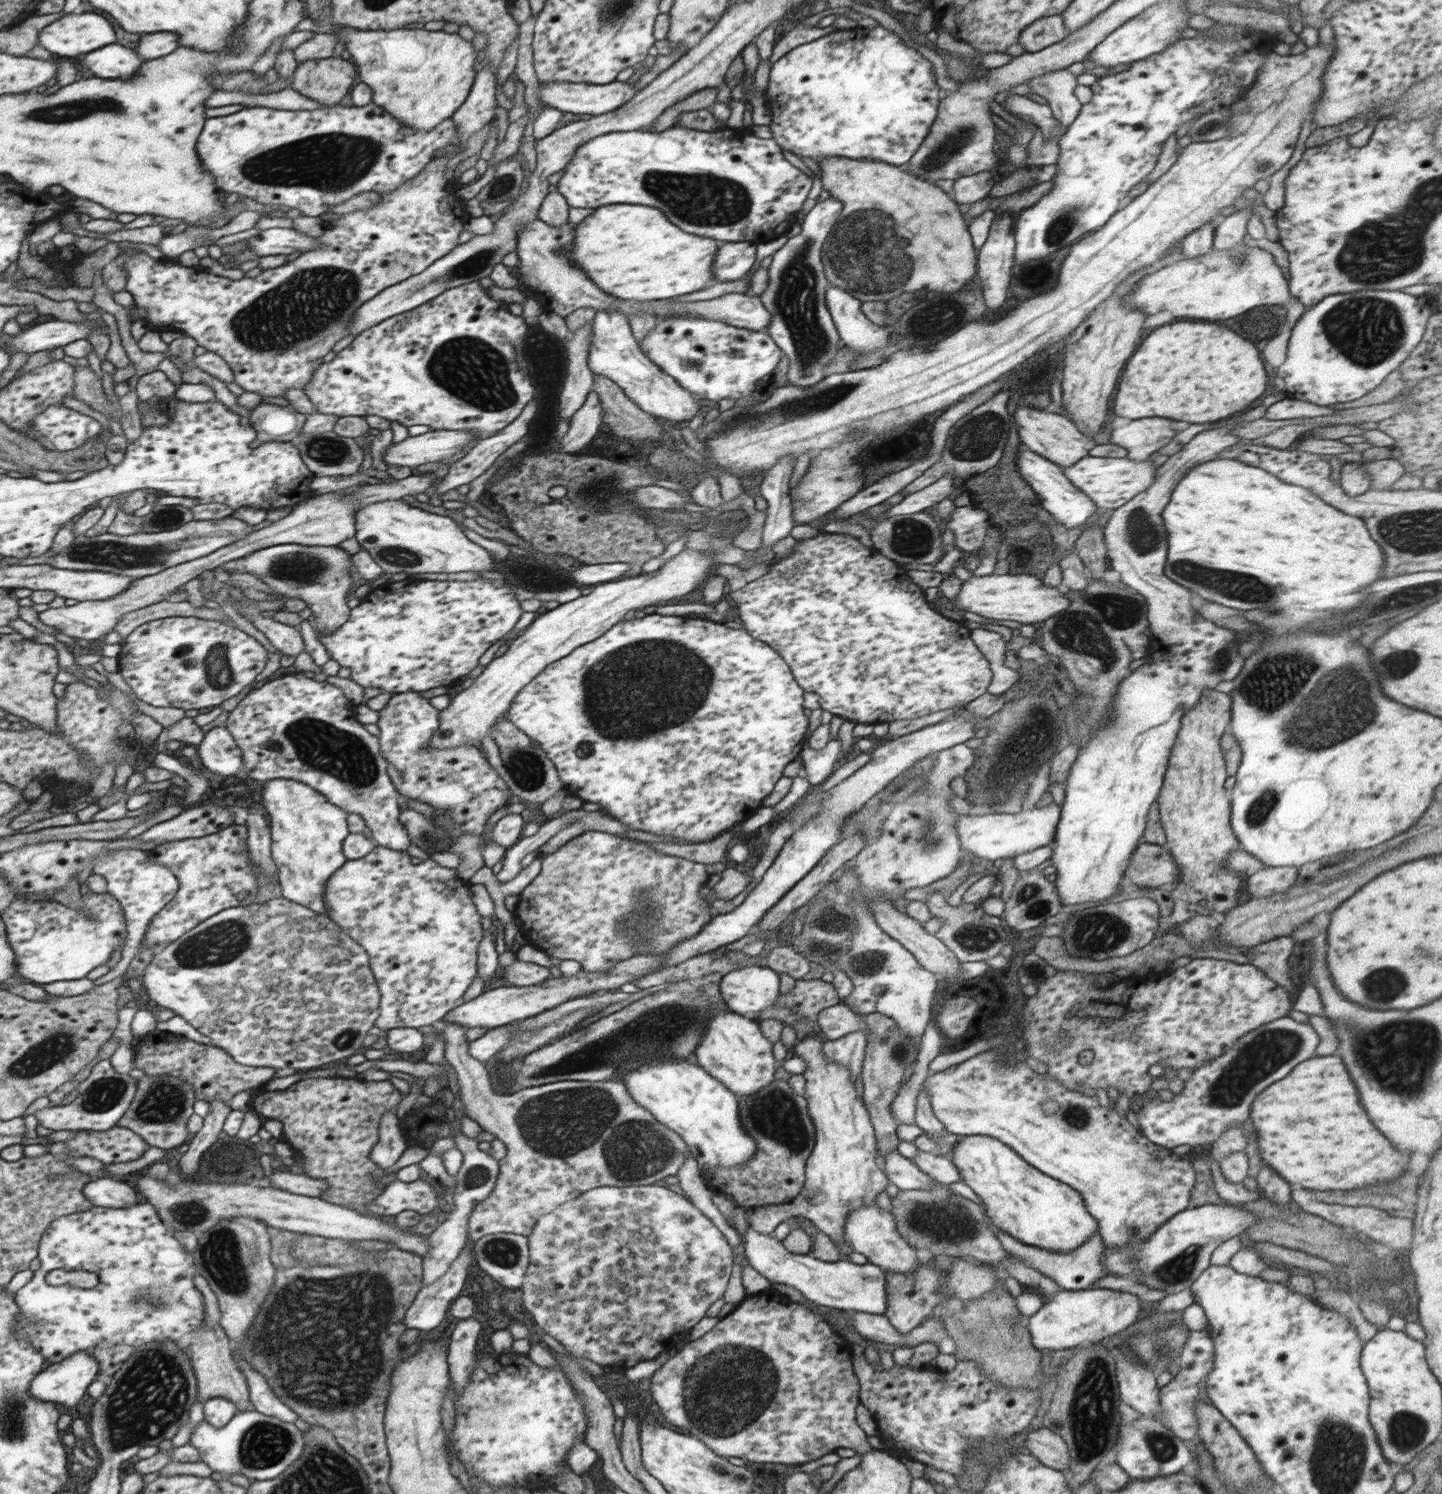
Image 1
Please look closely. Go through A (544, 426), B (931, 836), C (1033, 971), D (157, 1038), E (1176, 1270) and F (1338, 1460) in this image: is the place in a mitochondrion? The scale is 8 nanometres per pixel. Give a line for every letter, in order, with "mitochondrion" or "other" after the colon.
A: other
B: mitochondrion
C: mitochondrion
D: other
E: mitochondrion
F: mitochondrion

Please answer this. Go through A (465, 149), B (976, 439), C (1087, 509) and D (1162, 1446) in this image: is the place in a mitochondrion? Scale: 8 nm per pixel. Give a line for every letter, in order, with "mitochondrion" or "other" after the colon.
A: other
B: mitochondrion
C: other
D: mitochondrion

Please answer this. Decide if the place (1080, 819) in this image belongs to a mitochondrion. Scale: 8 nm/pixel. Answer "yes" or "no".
no

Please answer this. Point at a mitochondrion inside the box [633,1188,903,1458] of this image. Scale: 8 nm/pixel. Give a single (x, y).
(733, 1396)

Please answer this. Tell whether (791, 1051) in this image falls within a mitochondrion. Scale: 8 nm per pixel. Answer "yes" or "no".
no

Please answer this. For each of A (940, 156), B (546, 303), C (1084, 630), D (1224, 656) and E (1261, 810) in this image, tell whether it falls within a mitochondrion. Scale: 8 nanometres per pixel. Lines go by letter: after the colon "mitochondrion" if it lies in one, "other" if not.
A: mitochondrion
B: other
C: mitochondrion
D: mitochondrion
E: mitochondrion

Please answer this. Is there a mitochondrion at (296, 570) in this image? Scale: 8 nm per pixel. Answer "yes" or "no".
yes

